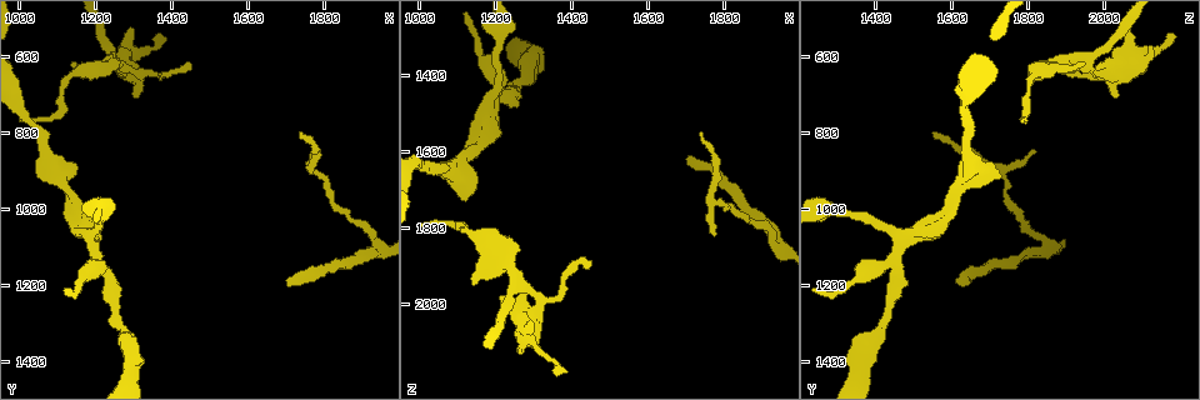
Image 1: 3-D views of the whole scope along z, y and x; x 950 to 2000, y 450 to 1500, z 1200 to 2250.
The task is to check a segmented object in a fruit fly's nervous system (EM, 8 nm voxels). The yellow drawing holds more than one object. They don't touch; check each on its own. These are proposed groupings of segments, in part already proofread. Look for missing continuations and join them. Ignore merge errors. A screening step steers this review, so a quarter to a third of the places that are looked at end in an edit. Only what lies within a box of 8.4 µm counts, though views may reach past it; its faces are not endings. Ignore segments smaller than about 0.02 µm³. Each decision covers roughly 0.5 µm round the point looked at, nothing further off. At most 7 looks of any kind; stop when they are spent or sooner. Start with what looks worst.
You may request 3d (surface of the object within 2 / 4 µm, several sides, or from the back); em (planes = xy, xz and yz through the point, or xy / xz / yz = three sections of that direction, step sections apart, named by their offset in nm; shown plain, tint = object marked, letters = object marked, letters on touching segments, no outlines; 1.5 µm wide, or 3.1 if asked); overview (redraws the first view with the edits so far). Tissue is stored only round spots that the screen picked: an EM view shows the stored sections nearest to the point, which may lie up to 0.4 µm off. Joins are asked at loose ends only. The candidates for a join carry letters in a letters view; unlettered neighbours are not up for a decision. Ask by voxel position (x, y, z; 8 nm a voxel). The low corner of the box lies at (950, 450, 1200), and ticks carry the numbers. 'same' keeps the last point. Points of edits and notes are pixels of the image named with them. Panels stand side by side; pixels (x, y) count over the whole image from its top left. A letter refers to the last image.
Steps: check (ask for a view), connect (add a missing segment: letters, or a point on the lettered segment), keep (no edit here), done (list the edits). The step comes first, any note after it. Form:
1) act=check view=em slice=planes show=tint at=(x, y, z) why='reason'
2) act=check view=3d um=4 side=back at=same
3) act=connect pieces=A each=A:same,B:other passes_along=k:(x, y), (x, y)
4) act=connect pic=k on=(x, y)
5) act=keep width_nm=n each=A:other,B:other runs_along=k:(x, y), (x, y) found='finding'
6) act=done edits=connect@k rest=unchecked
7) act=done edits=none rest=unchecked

act=check view=3d um=2 at=(1695, 1200, 1630) why='free end'

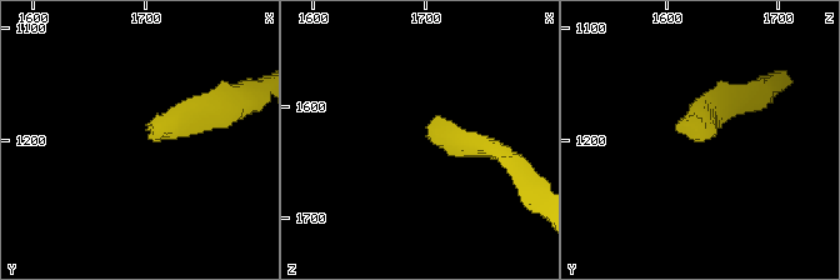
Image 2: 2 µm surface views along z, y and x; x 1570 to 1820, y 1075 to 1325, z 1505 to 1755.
act=check view=em slice=xy step=4 show=tint at=(1704, 1194, 1628)

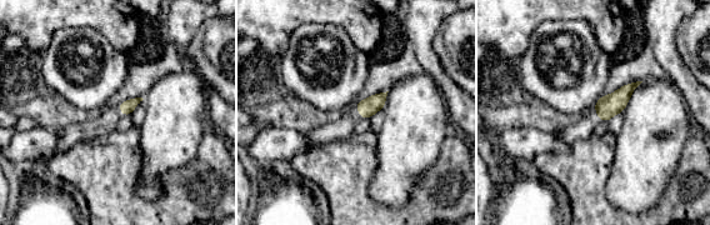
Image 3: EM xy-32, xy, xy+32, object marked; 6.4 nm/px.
act=check view=em slice=planes show=letters at=same

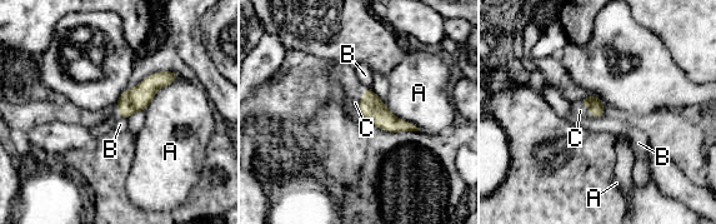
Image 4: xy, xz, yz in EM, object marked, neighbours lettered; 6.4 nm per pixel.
act=connect pieces=C each=A:other,B:other,C:same passes_along=4:(371, 108), (361, 99), (343, 75) found='it goes on there'

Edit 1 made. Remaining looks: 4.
act=check view=overview why='redraw'

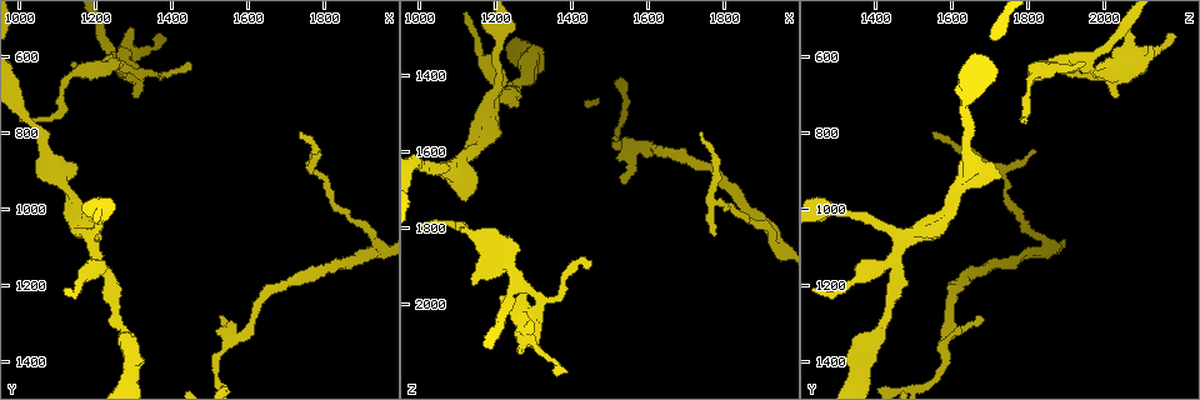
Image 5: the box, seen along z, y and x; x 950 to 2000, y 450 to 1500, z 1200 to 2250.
act=check view=3d um=4 at=(1350, 550, 2175) why='branch stops here'

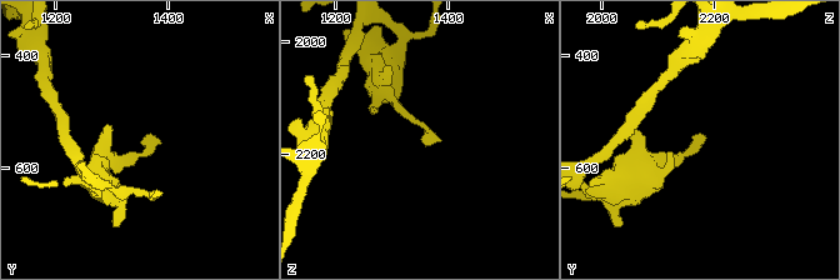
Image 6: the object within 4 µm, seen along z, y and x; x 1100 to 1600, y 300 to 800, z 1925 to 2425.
act=check view=em slice=xy step=8 show=tint at=(1350, 555, 2185)

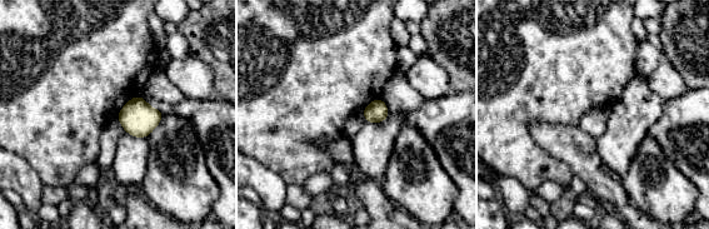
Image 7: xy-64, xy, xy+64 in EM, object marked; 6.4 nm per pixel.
act=check view=em slice=xy step=8 show=letters at=same why='what lies round it'

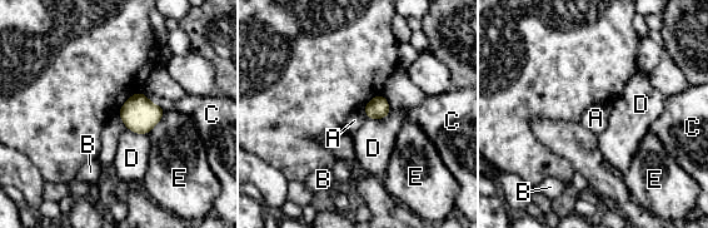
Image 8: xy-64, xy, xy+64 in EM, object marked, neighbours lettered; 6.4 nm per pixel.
act=keep each=A:other,B:other,C:other,D:other,E:other border=8:(363, 107), (367, 117) found='none of them fits'

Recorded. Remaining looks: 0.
act=done edits=connect@4 rest=unchecked

